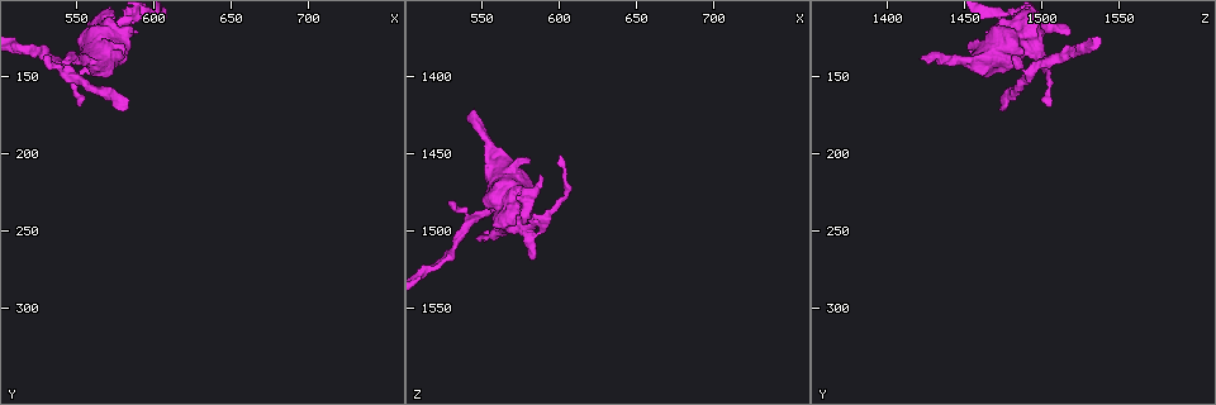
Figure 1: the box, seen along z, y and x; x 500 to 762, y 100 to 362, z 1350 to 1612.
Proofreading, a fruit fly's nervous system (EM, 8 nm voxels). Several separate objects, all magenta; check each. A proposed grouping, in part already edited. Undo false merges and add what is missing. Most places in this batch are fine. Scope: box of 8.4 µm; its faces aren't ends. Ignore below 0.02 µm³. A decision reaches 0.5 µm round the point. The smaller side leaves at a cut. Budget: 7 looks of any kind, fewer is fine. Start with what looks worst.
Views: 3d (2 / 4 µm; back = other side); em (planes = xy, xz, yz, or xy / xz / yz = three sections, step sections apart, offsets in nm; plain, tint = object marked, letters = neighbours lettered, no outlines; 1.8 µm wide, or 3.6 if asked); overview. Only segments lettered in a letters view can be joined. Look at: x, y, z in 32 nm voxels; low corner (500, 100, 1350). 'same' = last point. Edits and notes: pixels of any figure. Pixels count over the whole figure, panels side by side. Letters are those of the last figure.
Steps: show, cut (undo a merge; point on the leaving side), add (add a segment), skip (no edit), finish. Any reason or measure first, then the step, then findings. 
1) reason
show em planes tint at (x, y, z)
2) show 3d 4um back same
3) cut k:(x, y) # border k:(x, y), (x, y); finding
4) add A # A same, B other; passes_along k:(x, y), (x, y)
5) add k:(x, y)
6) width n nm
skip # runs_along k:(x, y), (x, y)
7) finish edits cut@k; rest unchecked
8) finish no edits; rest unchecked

free end
show em planes plain at (530, 136, 1480)

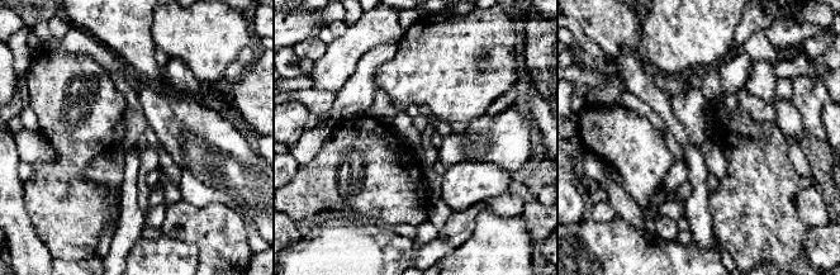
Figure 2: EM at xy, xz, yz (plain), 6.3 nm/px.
what lies round it
show em planes letters same

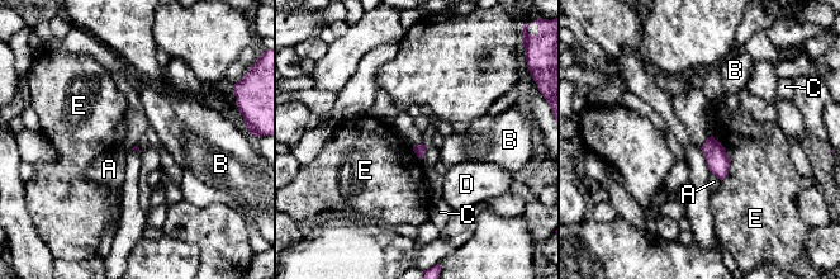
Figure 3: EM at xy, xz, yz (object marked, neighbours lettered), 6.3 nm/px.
skip # A other, B other, C other, D other, E other; border 3:(712, 135), (729, 159), (721, 181); none of them fits

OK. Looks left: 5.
branch stops here
show 3d 4um at (584, 170, 1474)

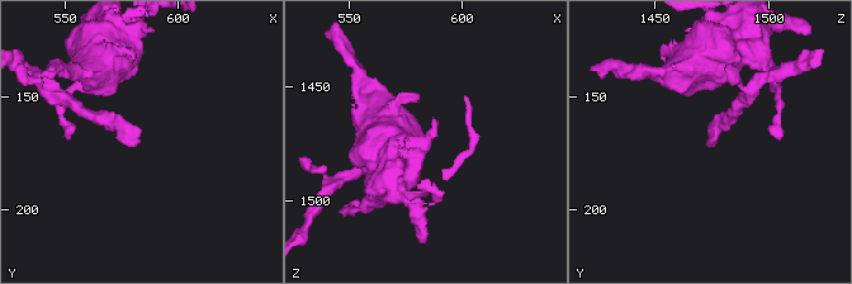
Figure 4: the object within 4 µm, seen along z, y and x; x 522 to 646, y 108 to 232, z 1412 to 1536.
need the tissue
show em yz step 4 tint at (583, 169, 1474)

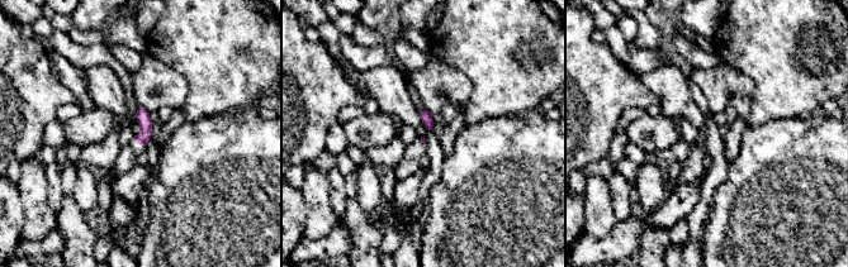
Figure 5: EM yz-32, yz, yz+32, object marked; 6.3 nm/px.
show em planes letters same

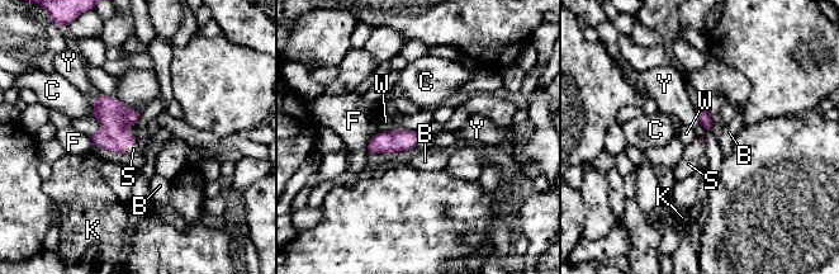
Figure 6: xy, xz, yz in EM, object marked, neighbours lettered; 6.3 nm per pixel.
longest_contact F 140 nm
add S # B other, C other, F other, K other, S same, W other, Y other; passes_along 6:(115, 118), (128, 145), (133, 149); it goes on there

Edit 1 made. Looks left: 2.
finish edits add@6; rest unchecked

